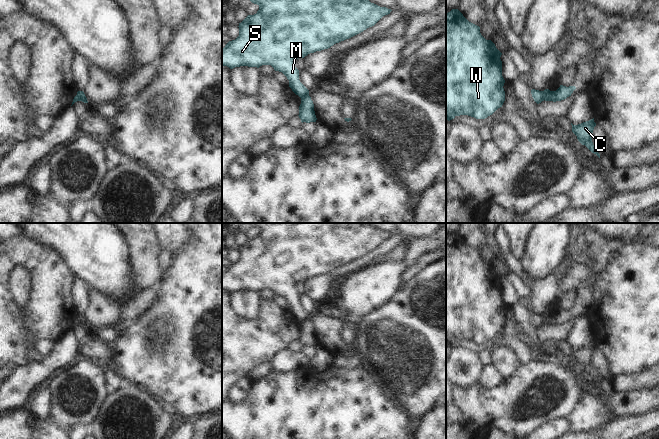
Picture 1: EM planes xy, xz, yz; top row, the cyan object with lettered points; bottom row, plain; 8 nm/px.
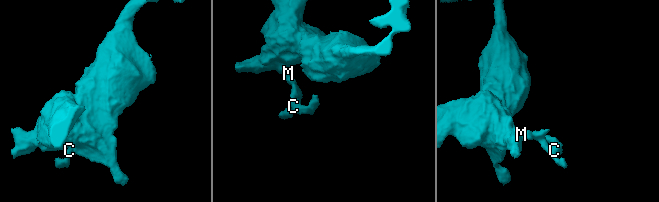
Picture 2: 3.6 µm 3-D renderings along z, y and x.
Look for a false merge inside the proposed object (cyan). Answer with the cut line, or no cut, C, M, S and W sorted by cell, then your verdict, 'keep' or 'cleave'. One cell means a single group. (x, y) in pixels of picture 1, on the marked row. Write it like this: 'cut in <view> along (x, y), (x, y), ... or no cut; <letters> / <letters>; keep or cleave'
cut in yz along (541, 91), (544, 99); C / M S W; cleave

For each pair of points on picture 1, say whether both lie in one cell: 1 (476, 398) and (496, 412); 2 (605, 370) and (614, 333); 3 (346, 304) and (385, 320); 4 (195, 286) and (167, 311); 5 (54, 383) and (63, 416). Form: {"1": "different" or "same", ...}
{"1": "same", "2": "different", "3": "different", "4": "same", "5": "same"}

